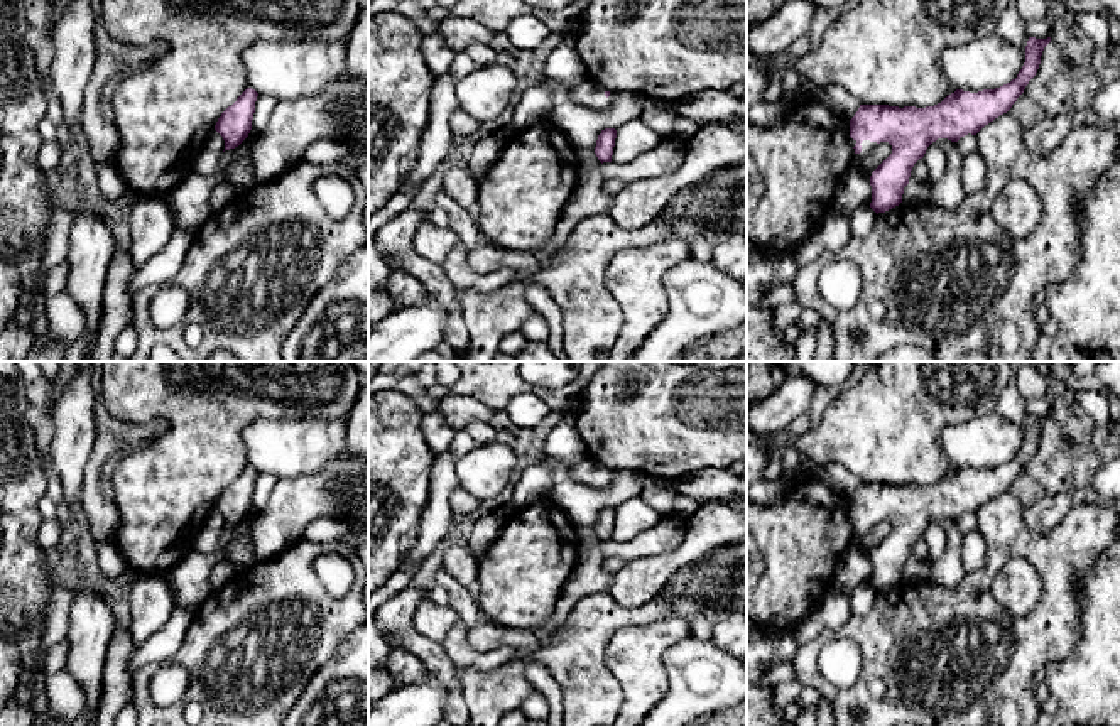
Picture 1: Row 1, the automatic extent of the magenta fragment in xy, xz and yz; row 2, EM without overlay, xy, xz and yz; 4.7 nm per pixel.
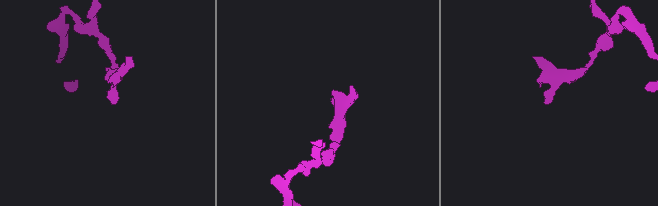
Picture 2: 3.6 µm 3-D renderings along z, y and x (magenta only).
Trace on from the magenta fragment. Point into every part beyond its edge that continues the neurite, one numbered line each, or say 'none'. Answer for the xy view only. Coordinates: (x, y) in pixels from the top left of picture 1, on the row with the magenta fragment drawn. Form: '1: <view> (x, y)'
none

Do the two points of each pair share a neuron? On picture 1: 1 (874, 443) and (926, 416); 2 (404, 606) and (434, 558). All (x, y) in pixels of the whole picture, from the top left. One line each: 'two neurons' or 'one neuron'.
1: one neuron
2: two neurons

